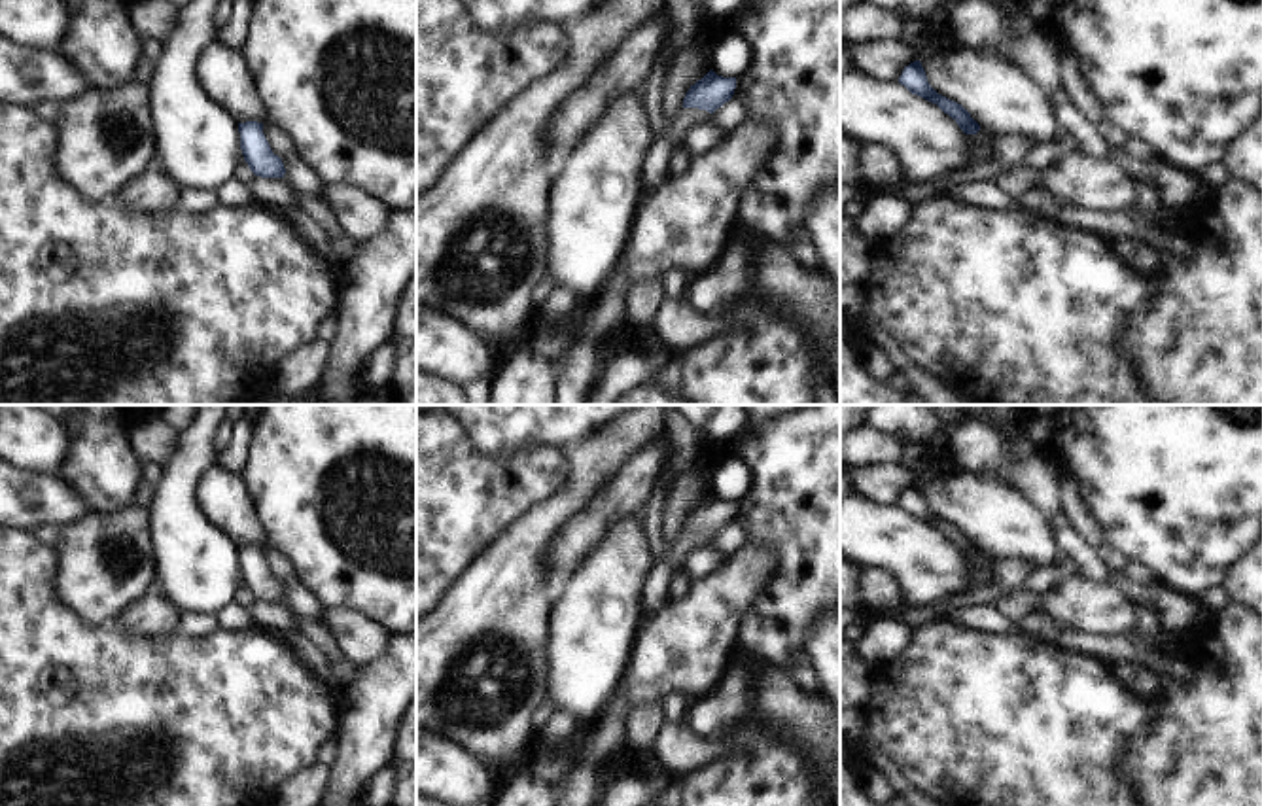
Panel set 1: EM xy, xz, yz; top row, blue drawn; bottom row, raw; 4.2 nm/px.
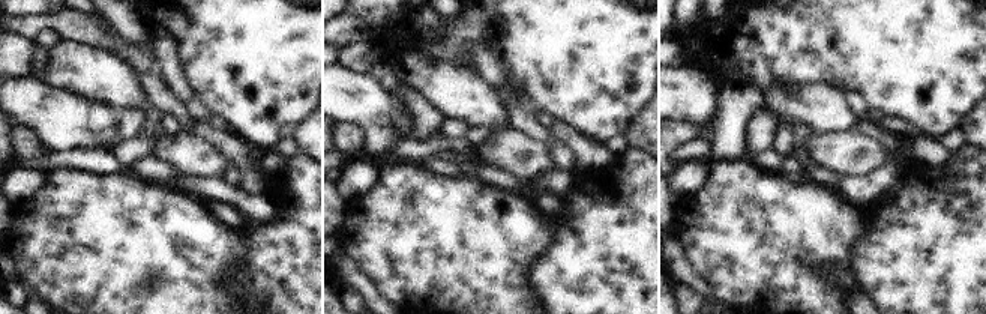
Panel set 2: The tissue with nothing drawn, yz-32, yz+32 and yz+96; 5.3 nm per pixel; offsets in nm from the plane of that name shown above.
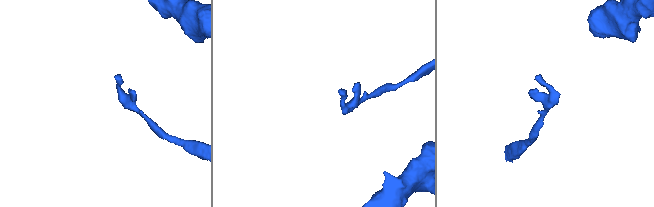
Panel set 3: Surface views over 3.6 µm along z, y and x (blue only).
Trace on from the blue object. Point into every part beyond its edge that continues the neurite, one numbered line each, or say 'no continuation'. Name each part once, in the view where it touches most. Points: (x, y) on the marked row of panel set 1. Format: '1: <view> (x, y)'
no continuation

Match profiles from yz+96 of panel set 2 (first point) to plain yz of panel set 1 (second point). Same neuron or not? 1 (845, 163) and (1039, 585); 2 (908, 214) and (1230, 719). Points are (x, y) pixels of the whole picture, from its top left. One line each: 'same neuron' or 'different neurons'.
1: different neurons
2: same neuron

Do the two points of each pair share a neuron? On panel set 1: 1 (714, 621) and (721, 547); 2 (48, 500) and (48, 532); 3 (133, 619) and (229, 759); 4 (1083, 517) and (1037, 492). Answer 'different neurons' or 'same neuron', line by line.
1: different neurons
2: different neurons
3: different neurons
4: different neurons

